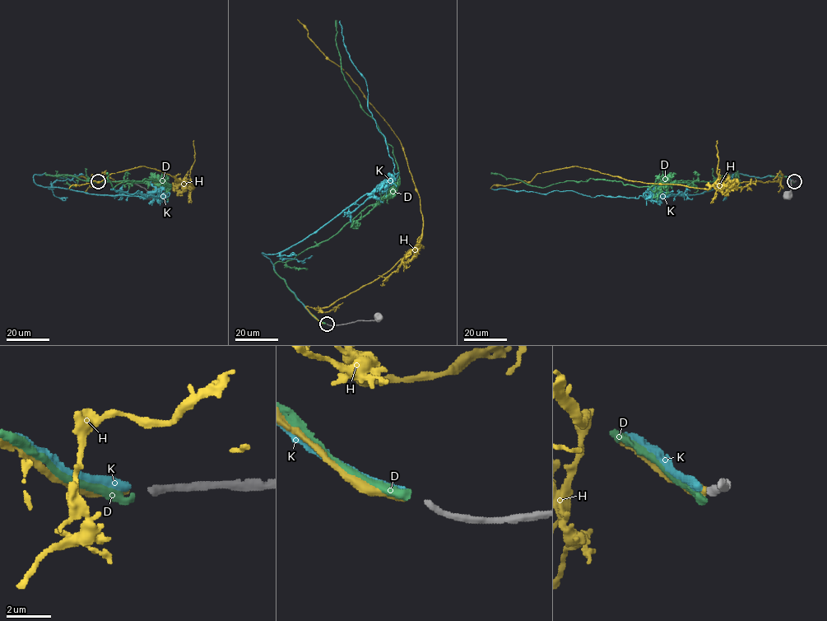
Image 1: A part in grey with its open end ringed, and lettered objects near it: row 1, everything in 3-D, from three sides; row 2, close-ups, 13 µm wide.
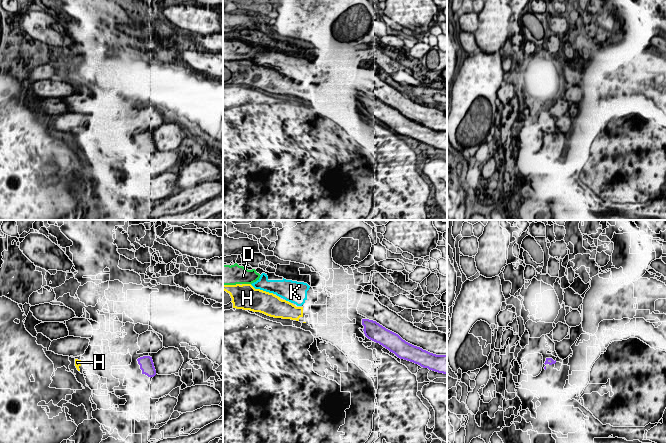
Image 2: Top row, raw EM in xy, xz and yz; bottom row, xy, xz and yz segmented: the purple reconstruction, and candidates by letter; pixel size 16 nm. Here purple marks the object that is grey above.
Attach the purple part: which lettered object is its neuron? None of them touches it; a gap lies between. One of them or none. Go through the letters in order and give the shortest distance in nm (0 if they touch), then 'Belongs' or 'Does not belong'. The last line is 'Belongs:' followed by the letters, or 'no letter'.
D: Distance 1800 nm. Does not belong
H: Distance 900 nm. Belongs
K: Distance 950 nm. Does not belong
Belongs: H

